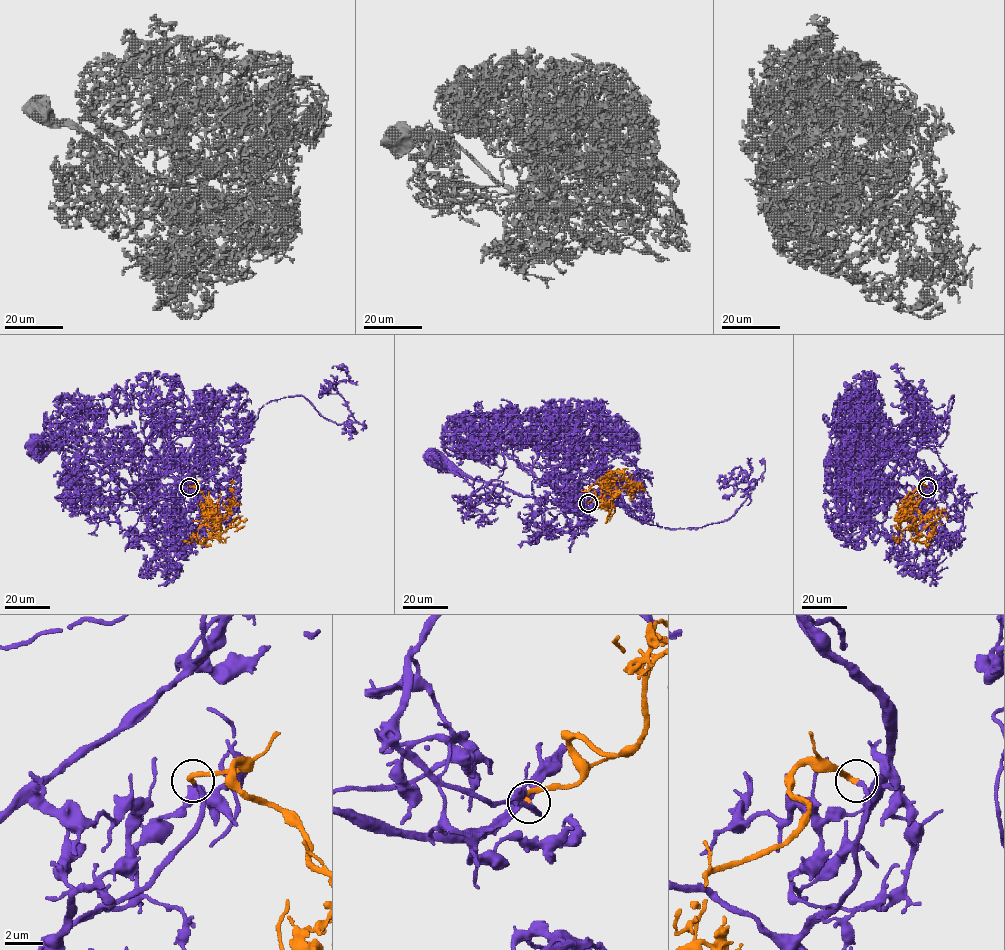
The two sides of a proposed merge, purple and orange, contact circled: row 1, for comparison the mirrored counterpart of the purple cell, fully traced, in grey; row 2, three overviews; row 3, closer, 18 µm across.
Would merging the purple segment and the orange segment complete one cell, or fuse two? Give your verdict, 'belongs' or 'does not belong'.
belongs

